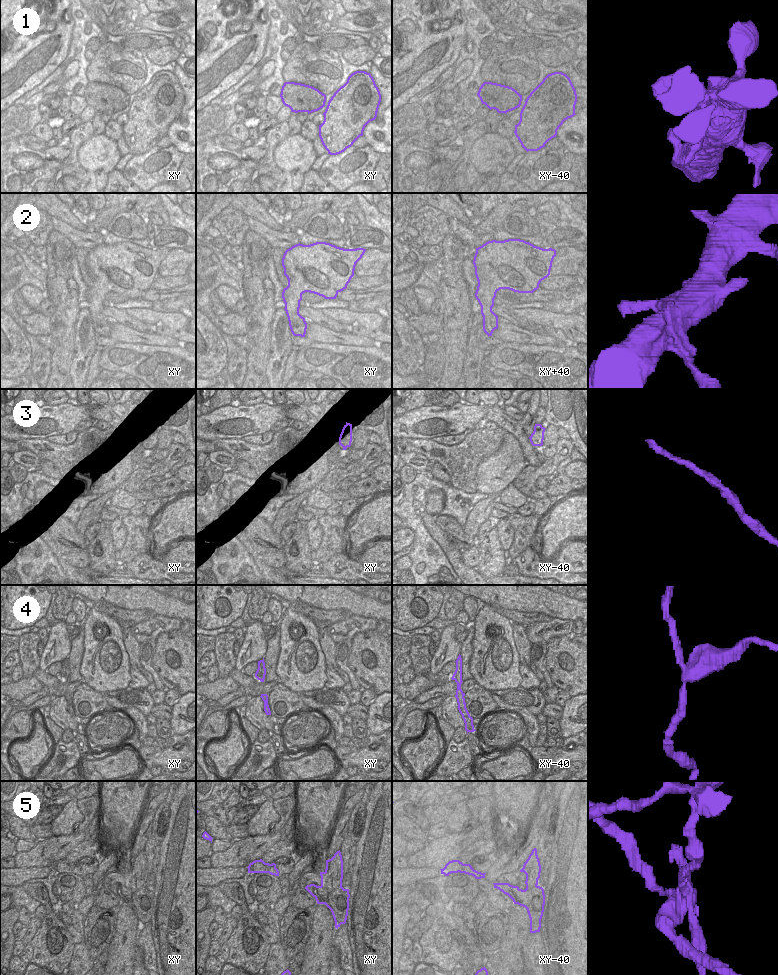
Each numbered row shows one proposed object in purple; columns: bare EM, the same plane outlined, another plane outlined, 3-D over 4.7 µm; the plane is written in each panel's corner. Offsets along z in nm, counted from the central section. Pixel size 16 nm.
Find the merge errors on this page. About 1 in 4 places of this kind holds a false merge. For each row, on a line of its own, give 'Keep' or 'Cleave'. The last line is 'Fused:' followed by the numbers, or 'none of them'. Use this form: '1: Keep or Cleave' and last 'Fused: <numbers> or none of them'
1: Keep
2: Keep
3: Keep
4: Cleave
5: Cleave
Fused: 4, 5.

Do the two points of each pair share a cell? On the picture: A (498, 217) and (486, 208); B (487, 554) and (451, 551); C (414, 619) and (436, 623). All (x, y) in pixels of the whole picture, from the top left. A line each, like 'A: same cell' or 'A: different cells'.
A: different cells
B: different cells
C: different cells

